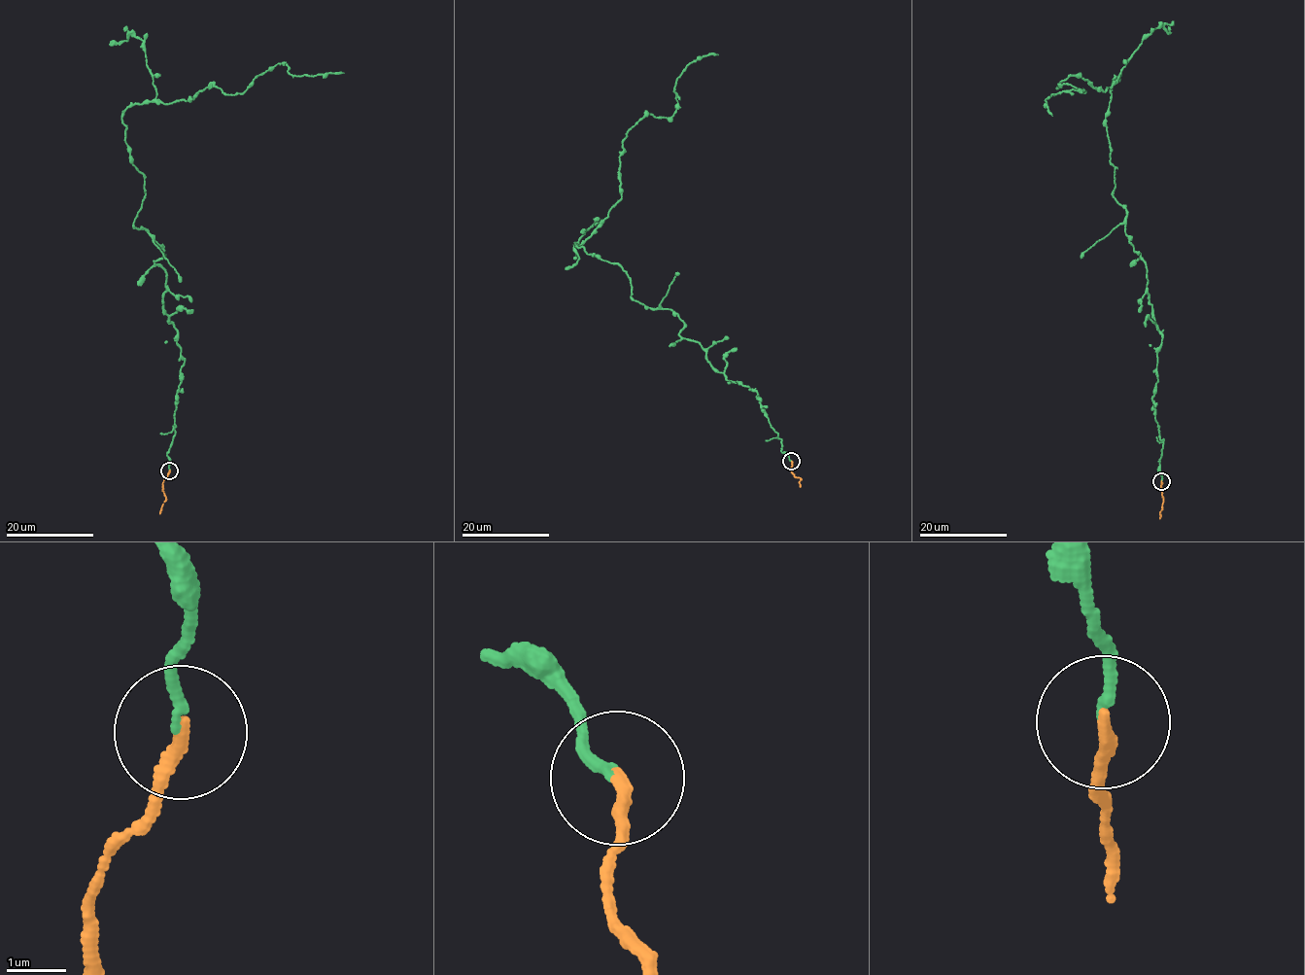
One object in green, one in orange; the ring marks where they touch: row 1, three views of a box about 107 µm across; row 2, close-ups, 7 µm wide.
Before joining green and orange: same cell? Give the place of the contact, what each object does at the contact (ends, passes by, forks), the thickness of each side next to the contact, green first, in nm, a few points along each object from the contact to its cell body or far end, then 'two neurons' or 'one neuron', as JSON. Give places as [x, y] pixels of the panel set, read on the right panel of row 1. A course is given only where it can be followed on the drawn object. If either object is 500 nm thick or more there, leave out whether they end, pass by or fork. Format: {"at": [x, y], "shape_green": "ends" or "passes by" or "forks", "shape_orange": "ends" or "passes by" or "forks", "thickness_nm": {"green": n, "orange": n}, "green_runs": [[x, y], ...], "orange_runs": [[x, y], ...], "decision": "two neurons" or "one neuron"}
{"at": [1161, 481], "shape_green": "ends", "shape_orange": "ends", "thickness_nm": {"green": 140, "orange": 240}, "green_runs": [[1161, 481], [1162, 338], [1106, 129], [1118, 76], [1104, 91], [1061, 81], [1084, 89], [1045, 100], [1052, 115]], "orange_runs": [[1161, 482], [1163, 502], [1159, 519]], "decision": "one neuron"}

